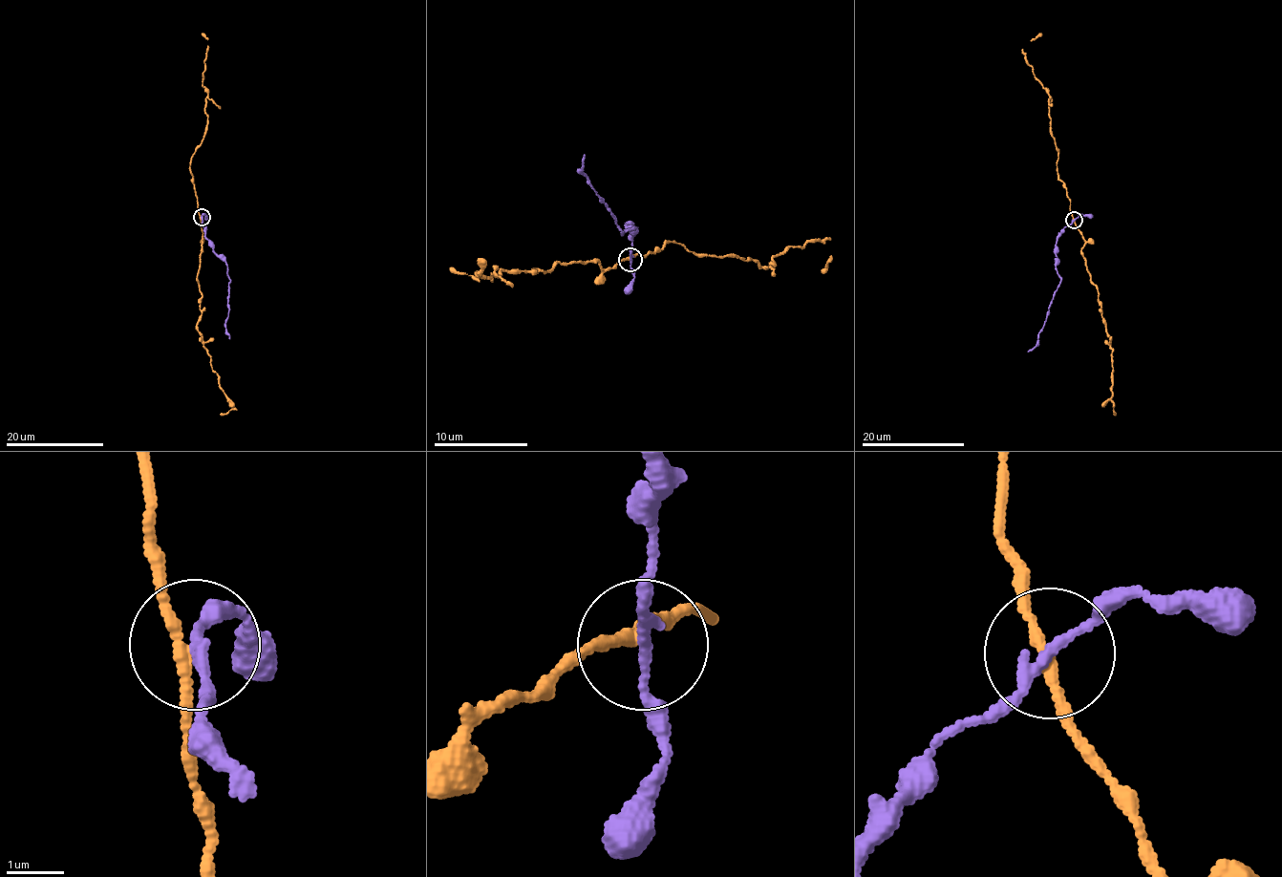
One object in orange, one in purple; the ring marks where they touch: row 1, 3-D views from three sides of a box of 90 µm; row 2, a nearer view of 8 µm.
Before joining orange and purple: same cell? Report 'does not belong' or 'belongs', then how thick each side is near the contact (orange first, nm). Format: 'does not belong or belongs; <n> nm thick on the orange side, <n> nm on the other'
belongs; 170 nm thick on the orange side, 170 nm on the other

